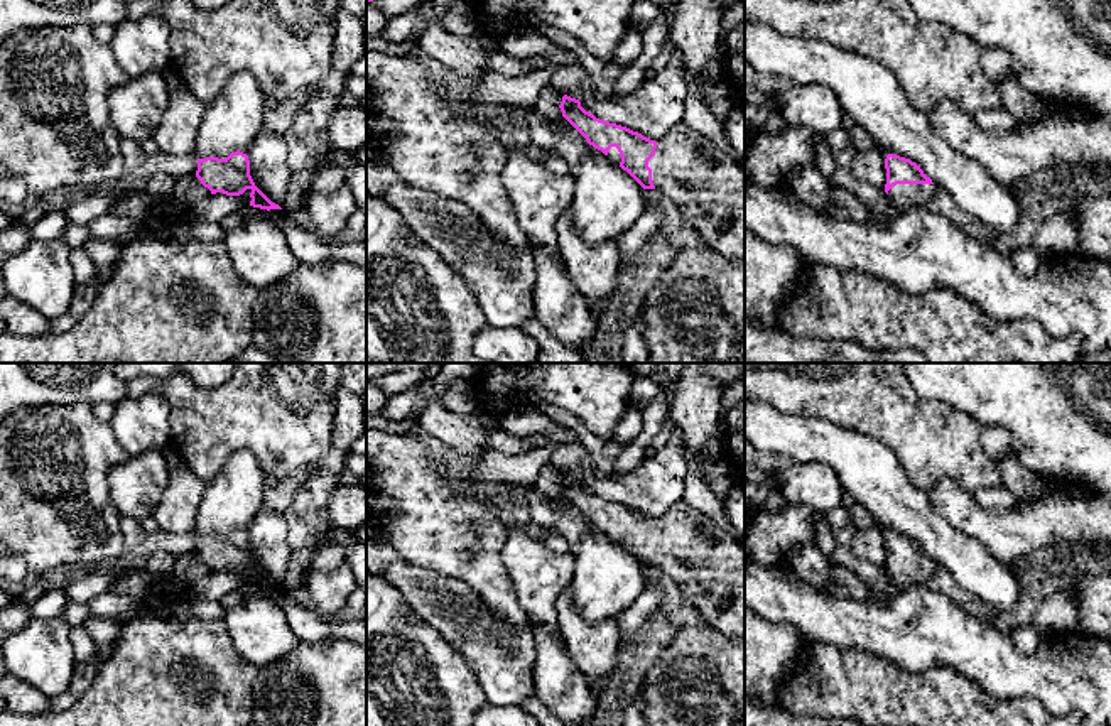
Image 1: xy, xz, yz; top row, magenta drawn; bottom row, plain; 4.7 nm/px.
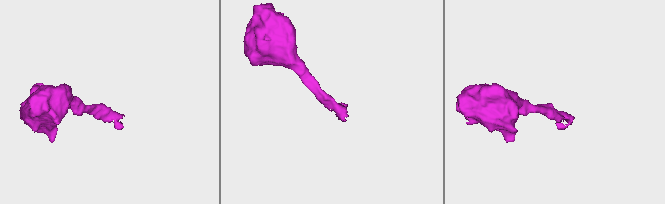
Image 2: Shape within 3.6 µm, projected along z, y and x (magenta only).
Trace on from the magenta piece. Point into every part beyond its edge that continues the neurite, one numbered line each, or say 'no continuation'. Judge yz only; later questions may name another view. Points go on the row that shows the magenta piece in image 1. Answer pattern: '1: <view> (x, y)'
1: yz (904, 196)

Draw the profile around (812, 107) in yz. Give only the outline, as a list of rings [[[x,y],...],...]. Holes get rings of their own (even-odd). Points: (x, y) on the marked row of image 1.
[[[790,83],[778,110],[789,127],[804,127],[817,135],[841,128],[846,116],[837,96],[826,86]]]

